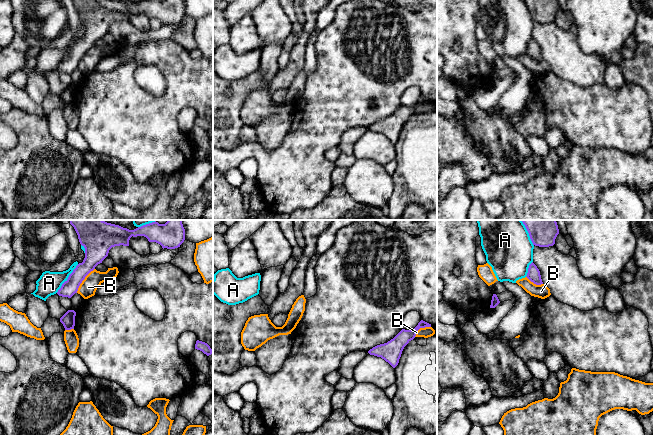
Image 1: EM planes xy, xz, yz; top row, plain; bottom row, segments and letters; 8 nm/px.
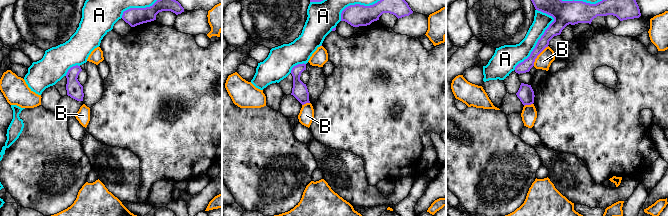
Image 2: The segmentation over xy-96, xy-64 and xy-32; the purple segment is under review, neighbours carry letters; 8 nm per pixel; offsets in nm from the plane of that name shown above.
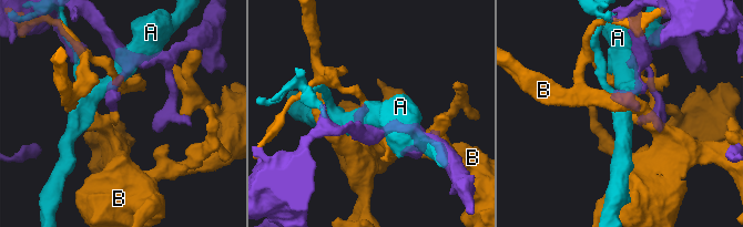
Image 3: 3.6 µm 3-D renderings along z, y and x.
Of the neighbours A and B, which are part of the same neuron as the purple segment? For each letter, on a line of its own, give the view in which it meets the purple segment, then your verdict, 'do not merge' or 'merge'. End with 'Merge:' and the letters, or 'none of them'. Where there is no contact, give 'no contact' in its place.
A: xy | do not merge
B: xy | do not merge
Merge: none of them

